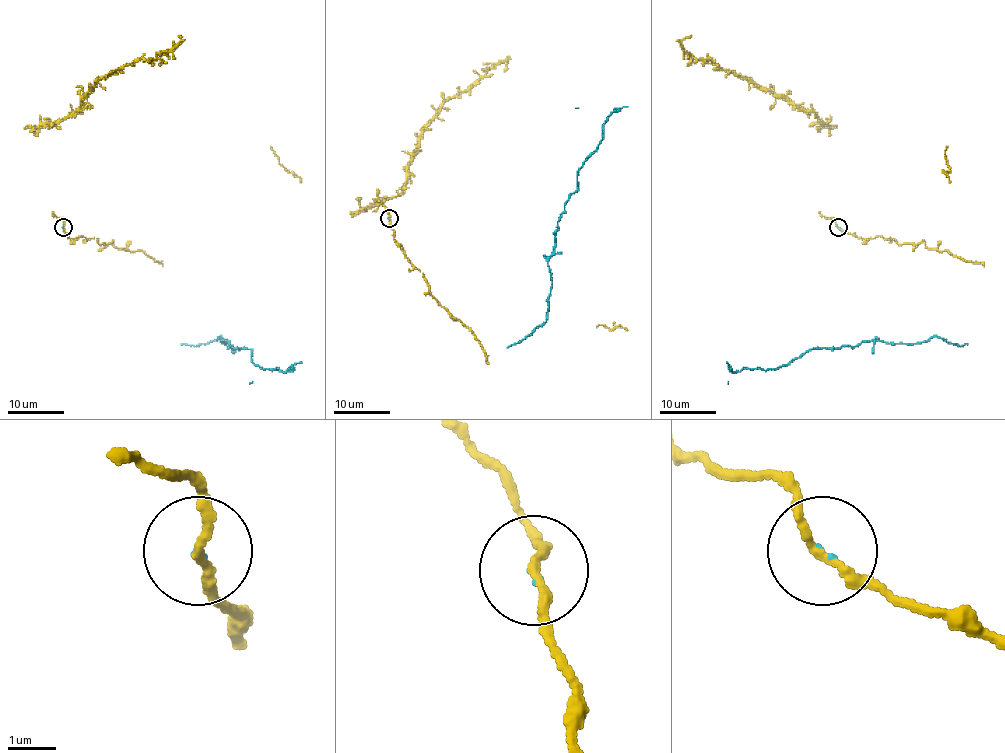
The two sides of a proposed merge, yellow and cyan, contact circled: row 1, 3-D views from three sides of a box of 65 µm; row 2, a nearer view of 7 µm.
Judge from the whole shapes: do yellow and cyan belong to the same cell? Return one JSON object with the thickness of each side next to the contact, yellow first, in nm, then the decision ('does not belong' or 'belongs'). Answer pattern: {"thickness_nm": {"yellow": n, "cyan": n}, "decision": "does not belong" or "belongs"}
{"thickness_nm": {"yellow": 170, "cyan": 60}, "decision": "does not belong"}

